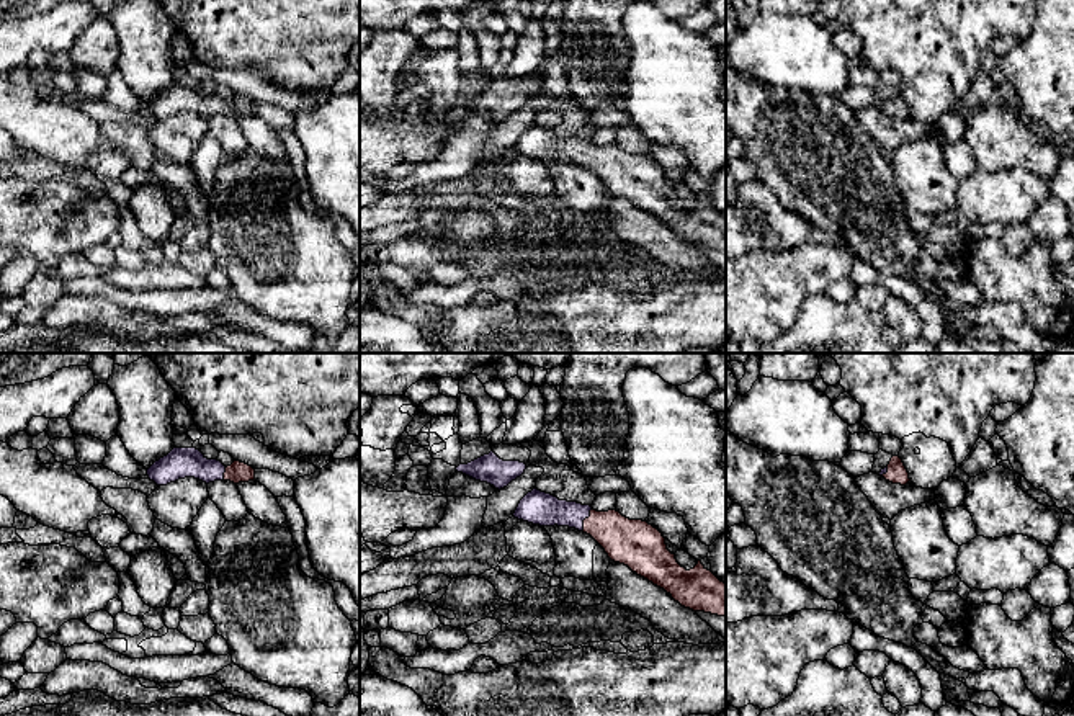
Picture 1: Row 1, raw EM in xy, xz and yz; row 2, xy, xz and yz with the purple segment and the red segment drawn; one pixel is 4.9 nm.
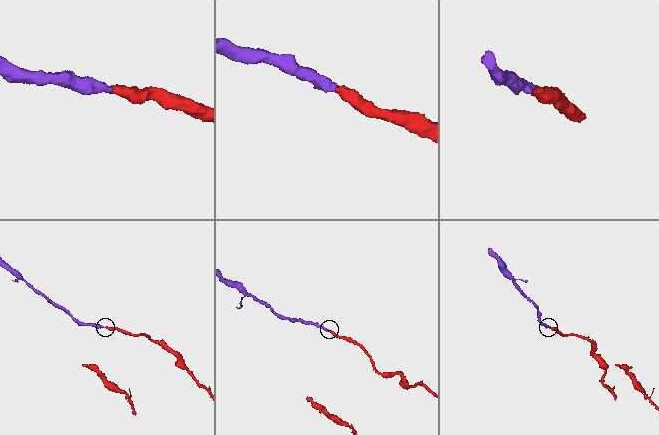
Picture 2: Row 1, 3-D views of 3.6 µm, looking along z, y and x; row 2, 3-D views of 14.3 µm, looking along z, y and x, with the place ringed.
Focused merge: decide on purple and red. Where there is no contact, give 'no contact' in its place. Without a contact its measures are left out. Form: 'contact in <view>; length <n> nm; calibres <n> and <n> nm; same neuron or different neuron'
contact in xz; length 130 nm; calibres 170 and 220 nm; same neuron

